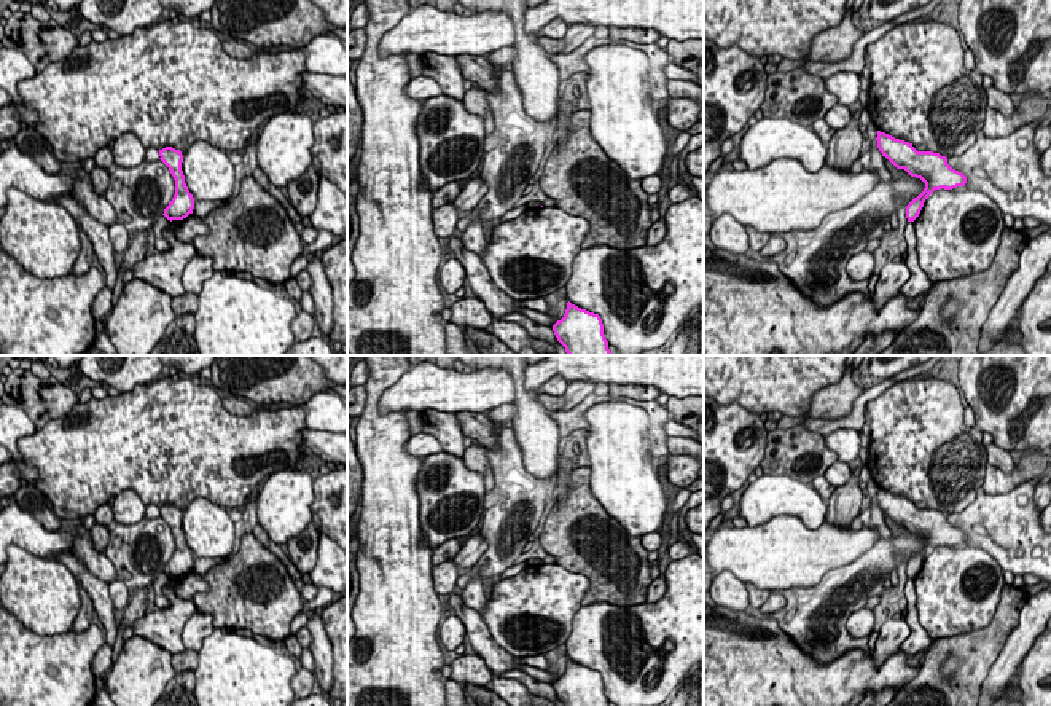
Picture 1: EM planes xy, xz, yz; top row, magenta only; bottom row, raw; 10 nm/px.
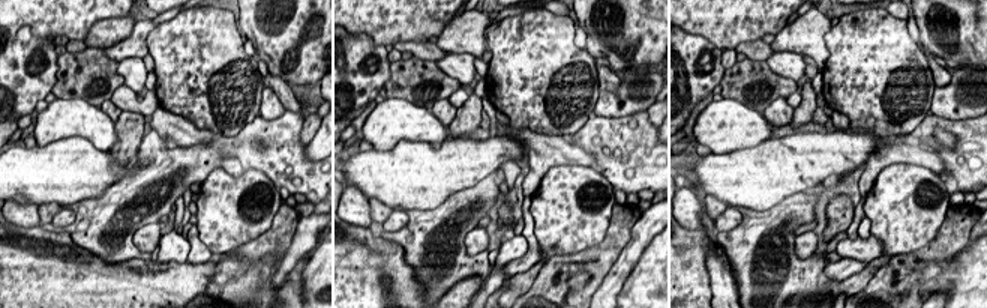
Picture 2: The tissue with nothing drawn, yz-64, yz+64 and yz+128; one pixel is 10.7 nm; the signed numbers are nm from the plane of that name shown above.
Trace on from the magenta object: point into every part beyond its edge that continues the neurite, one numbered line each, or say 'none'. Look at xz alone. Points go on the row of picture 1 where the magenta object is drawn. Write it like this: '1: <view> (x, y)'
none

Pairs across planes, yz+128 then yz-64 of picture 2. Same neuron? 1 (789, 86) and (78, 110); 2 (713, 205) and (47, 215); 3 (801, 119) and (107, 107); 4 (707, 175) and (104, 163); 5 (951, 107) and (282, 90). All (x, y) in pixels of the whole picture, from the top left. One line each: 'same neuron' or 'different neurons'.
1: different neurons
2: same neuron
3: different neurons
4: same neuron
5: different neurons

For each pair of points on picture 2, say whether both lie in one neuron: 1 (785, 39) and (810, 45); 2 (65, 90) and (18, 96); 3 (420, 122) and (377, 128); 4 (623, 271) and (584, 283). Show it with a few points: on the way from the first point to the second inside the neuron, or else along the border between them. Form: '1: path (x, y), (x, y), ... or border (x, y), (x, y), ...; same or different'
1: path (791, 39), (804, 39); same
2: border (59, 56), (57, 81), (51, 90); different
3: path (410, 122), (387, 123); same
4: border (623, 247), (602, 284), (594, 292); different

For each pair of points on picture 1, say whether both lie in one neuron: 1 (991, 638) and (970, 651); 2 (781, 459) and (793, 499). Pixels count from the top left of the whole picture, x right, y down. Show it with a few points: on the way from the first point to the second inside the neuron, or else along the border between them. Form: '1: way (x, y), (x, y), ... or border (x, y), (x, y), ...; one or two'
1: way (986, 643), (975, 651); one
2: border (763, 472), (793, 477), (811, 485); two

